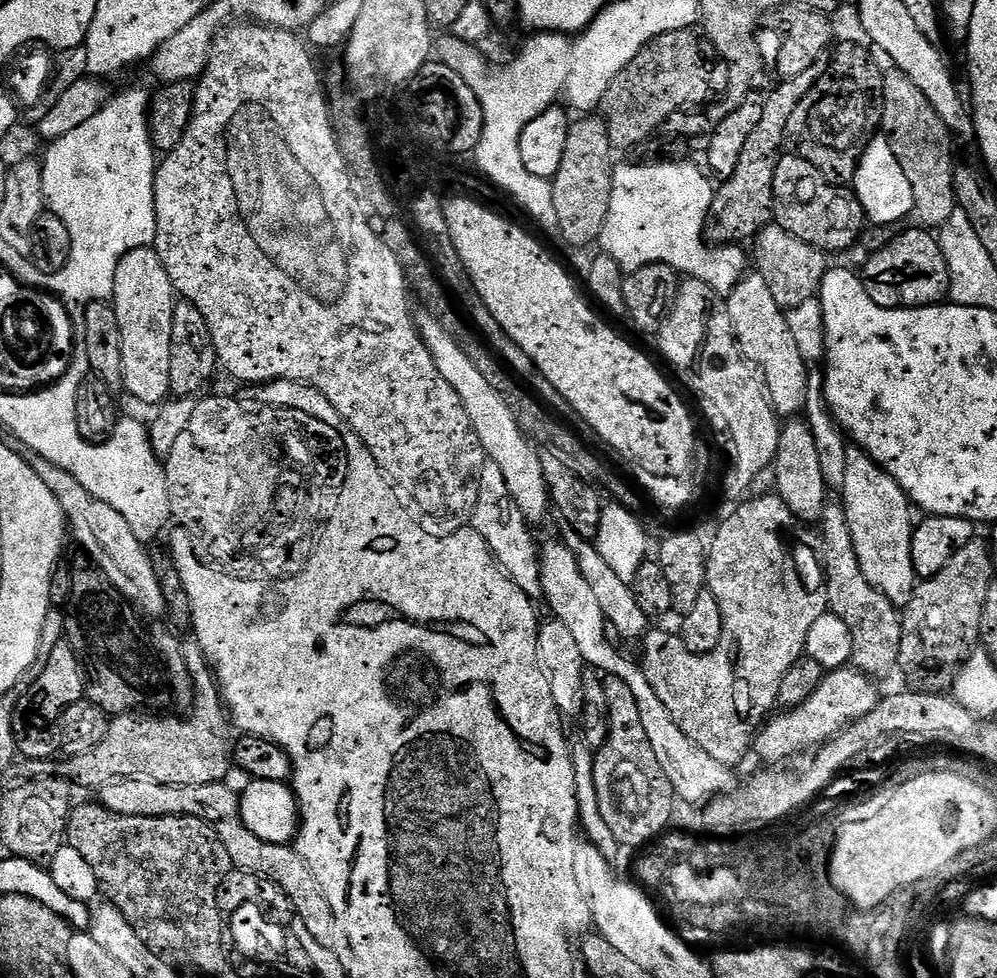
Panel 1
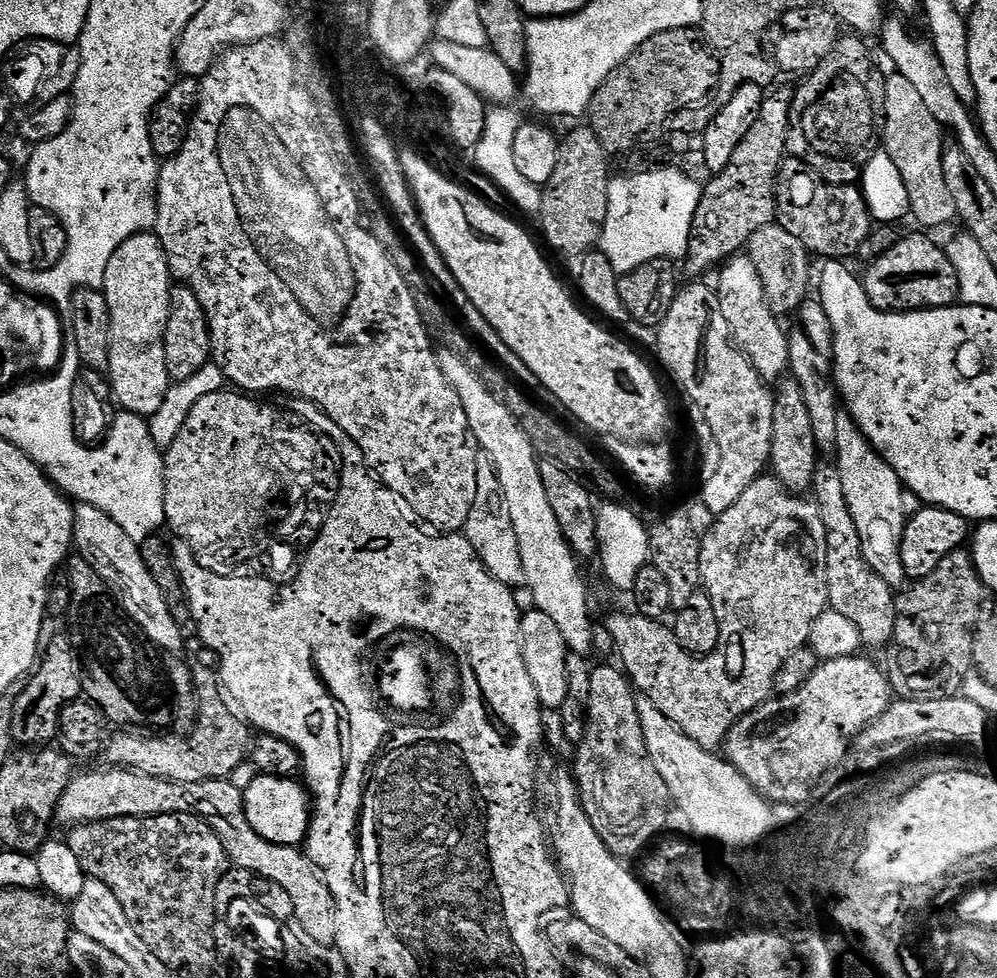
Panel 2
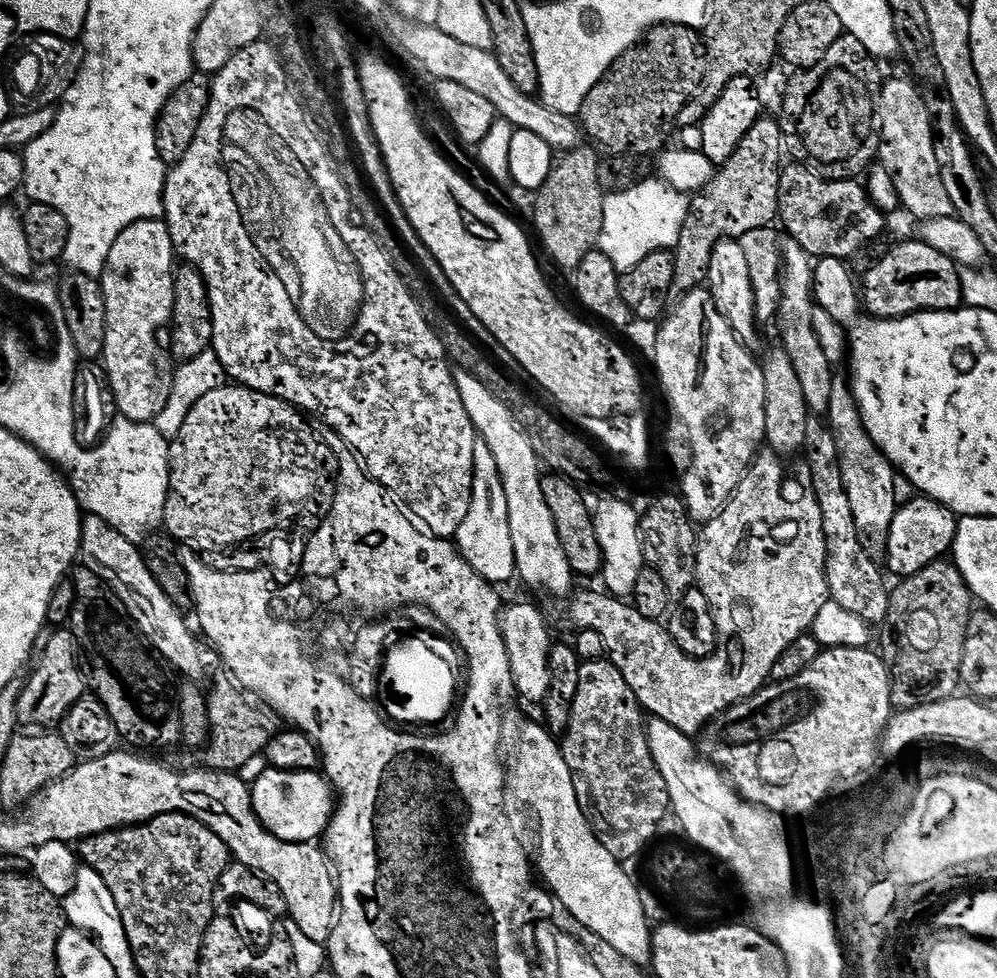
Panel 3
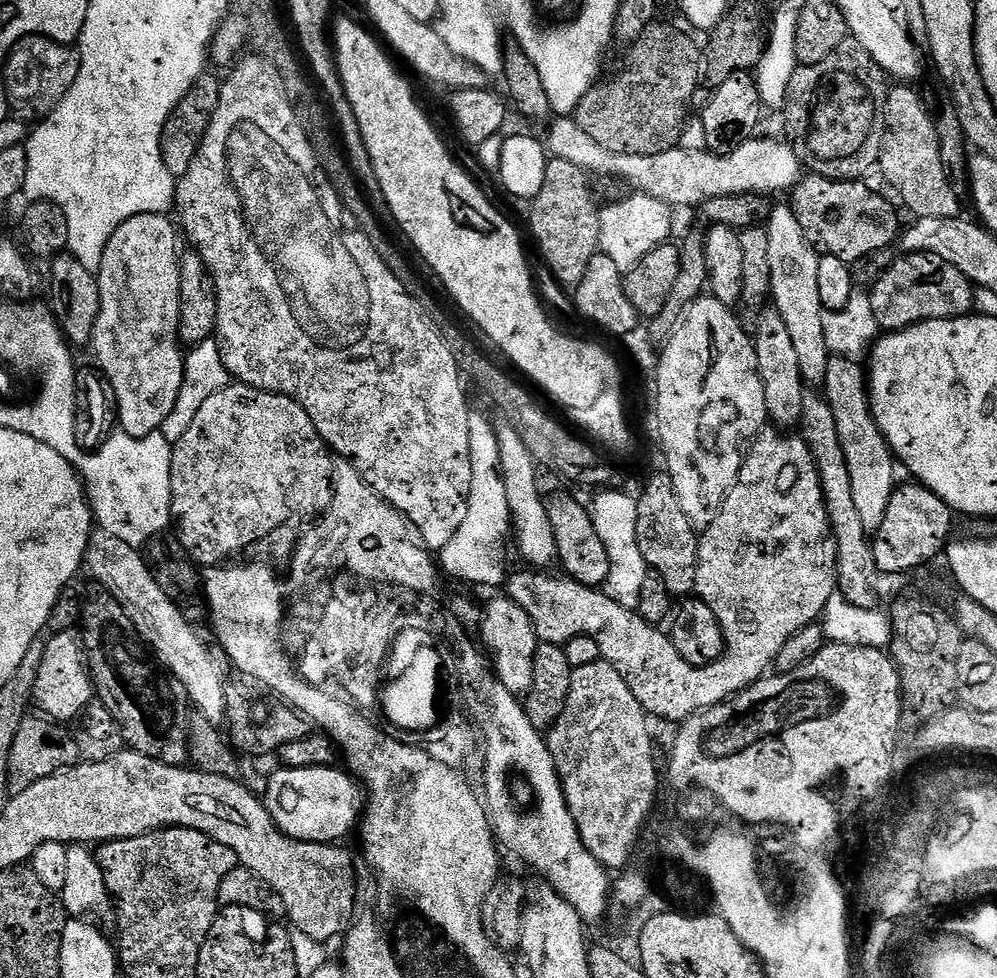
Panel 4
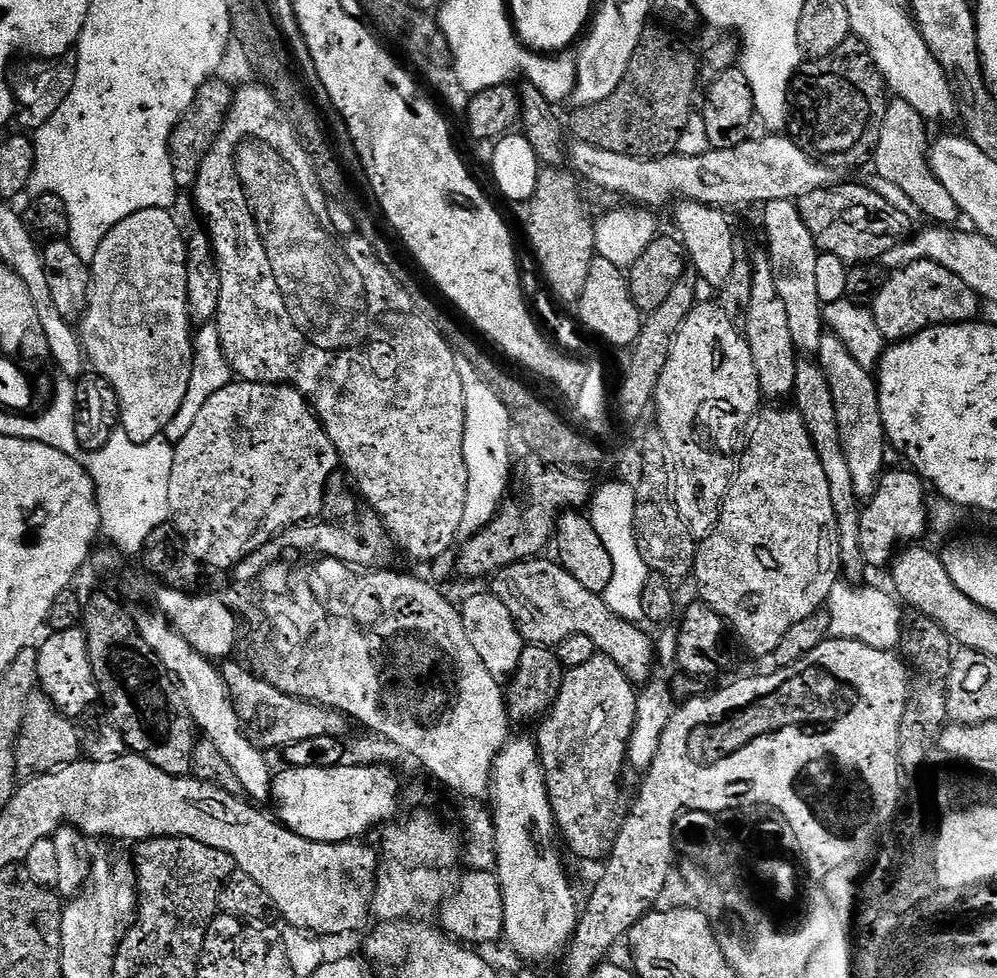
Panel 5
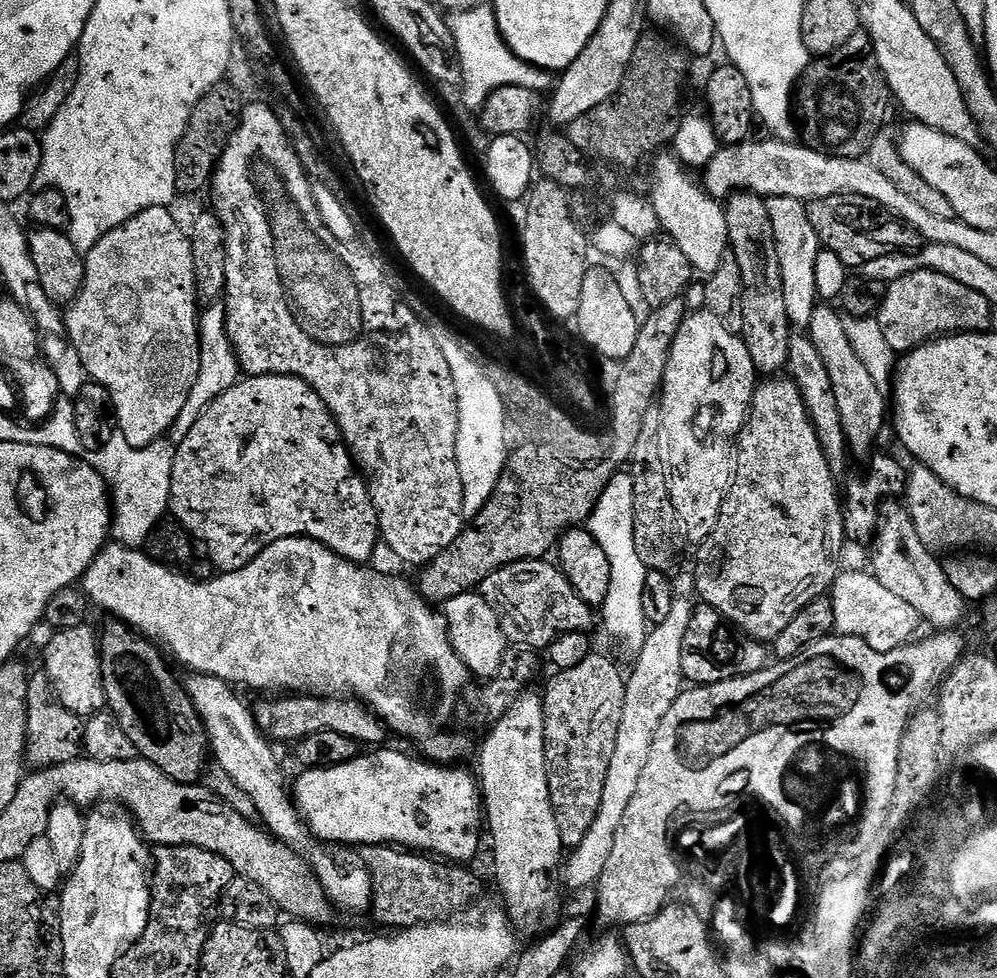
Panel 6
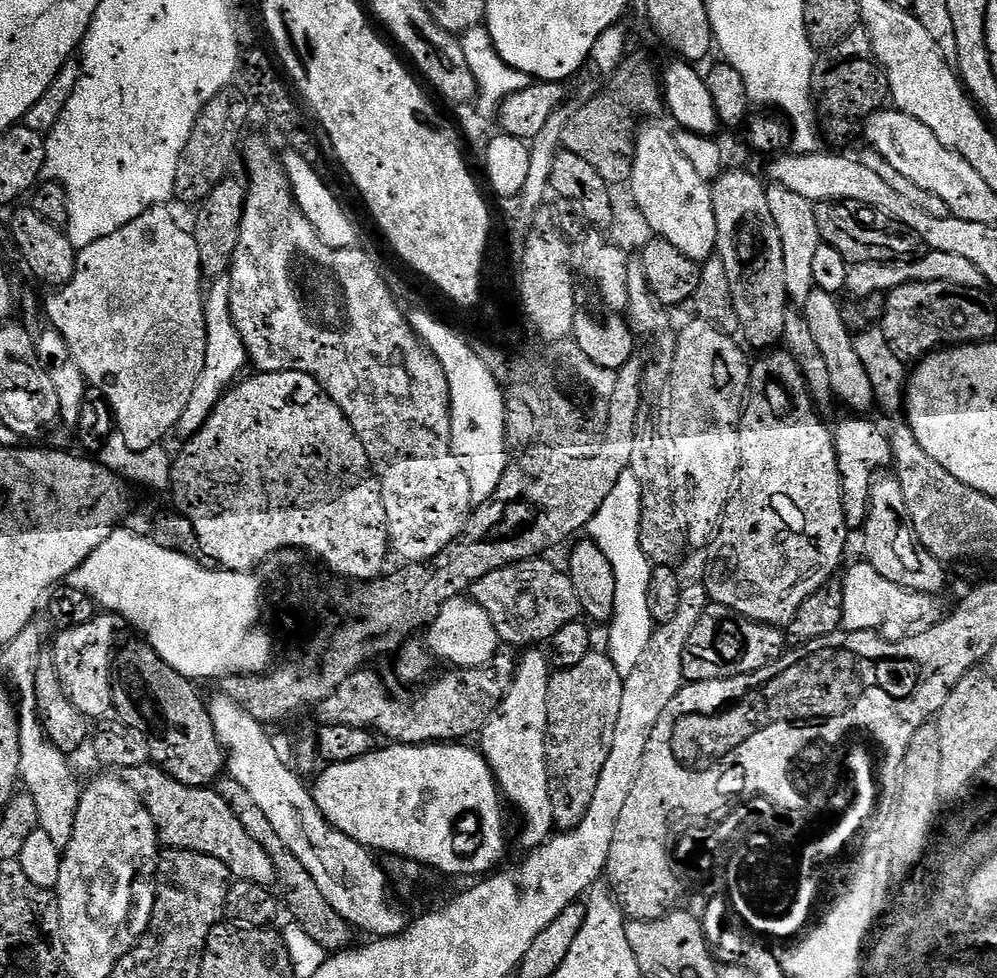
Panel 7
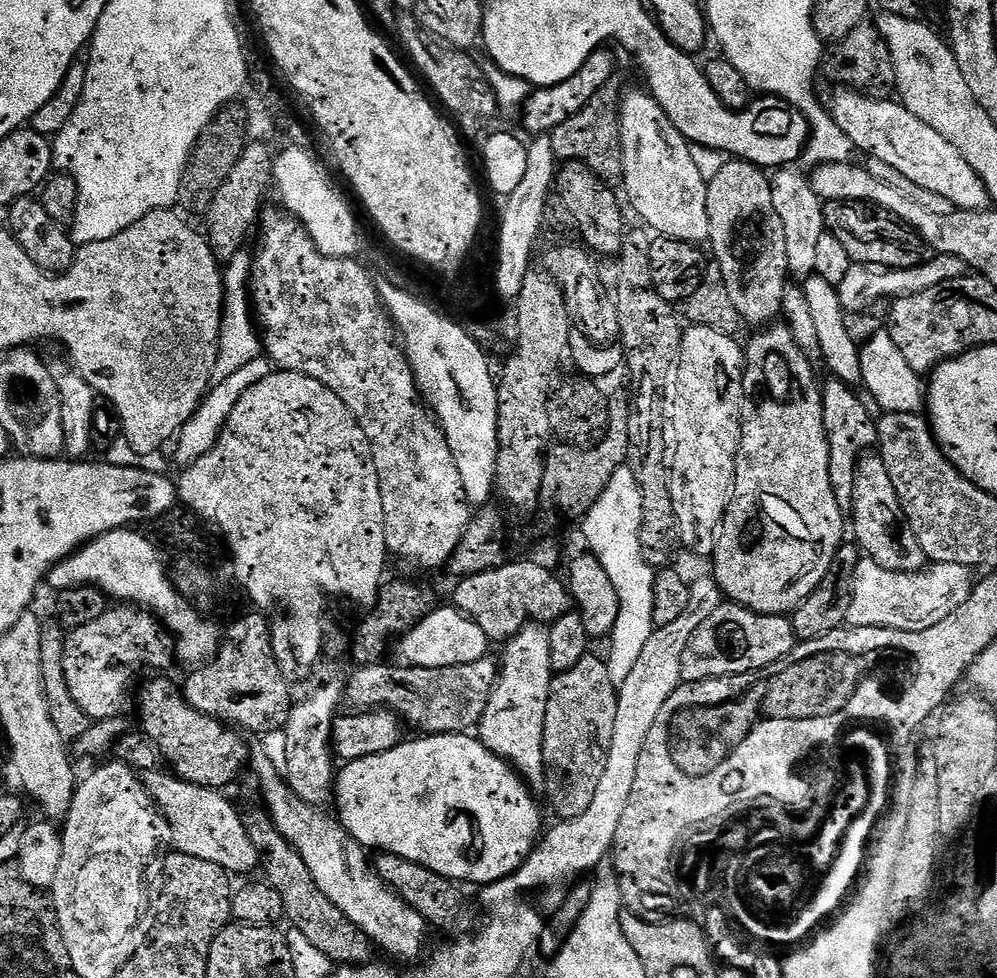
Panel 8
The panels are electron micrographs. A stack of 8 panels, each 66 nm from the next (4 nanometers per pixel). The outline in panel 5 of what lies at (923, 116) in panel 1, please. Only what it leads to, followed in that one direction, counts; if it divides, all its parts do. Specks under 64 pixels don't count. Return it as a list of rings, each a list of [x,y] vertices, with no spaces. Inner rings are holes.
[[[893,99],[886,110],[886,118],[882,122],[882,134],[878,138],[878,146],[874,157],[875,175],[886,178],[886,182],[894,182],[904,193],[914,206],[918,206],[921,217],[929,216],[931,223],[936,226],[952,226],[961,219],[960,207],[950,198],[950,193],[946,191],[946,186],[938,182],[934,170],[928,164],[928,154],[930,151],[930,139],[926,122],[910,106],[910,102]]]

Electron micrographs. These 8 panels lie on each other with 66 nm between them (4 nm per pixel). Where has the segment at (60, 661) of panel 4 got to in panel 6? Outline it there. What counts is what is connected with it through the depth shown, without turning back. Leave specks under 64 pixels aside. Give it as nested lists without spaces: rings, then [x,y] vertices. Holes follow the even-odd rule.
[[[85,626],[53,631],[52,640],[42,650],[42,671],[46,678],[50,678],[50,686],[54,686],[58,702],[62,702],[66,710],[81,718],[92,716],[95,712],[103,712],[106,708],[100,665],[100,641],[97,633],[91,632],[90,629],[91,627]]]

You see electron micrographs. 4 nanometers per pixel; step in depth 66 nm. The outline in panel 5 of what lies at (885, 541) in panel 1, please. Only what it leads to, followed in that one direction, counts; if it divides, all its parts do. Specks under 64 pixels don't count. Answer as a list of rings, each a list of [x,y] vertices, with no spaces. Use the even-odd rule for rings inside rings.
[[[831,334],[823,336],[815,357],[826,374],[826,382],[830,382],[830,395],[834,398],[834,411],[838,414],[838,434],[842,434],[842,450],[846,450],[854,490],[857,497],[867,498],[875,494],[886,471],[886,437],[877,377],[869,369],[858,366],[850,350],[846,350],[846,346],[842,346],[842,342]]]

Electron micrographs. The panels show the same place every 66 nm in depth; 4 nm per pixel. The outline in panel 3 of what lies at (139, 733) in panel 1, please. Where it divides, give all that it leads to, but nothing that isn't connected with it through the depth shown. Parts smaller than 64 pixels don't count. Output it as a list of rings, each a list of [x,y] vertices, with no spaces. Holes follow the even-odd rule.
[[[231,679],[228,680],[218,681],[212,692],[210,688],[207,693],[212,733],[208,735],[208,743],[202,752],[203,767],[213,772],[236,774],[241,771],[239,768],[246,767],[268,747],[274,735],[274,727],[272,728],[273,717],[263,707],[255,708],[251,704],[253,701]]]

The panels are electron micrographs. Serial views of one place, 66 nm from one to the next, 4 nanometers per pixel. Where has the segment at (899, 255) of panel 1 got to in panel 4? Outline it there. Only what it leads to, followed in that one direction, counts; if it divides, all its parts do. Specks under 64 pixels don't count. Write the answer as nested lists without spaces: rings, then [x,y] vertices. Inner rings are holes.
[[[910,252],[899,257],[870,288],[874,318],[878,318],[885,333],[901,332],[927,320],[953,320],[969,315],[974,308],[974,285],[972,281],[950,266],[946,258],[929,252]]]

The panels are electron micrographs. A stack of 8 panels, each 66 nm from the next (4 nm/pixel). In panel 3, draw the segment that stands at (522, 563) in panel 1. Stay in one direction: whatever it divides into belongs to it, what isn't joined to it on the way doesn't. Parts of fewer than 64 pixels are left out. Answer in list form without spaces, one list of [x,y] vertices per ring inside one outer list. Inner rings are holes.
[[[483,442],[477,443],[474,450],[474,486],[470,514],[466,514],[466,522],[462,522],[456,532],[454,543],[466,562],[470,562],[470,566],[474,566],[474,570],[493,586],[501,586],[507,580],[517,579],[514,538],[510,536],[510,518],[506,510],[506,490],[502,490],[498,462],[494,462],[490,446]]]

